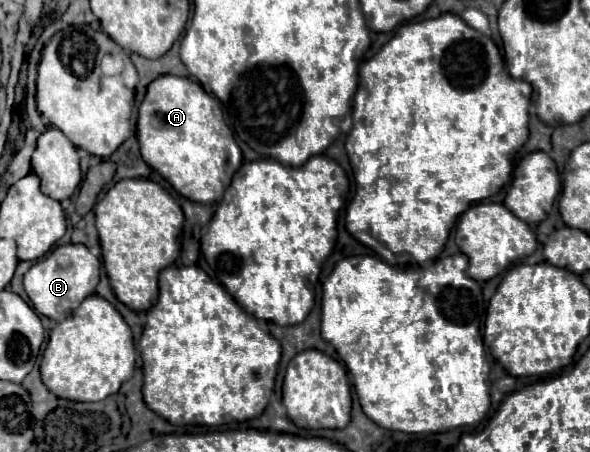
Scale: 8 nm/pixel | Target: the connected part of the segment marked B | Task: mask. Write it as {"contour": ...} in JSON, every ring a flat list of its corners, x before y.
{"contour":[[63,244,63,246,57,246,43,260,35,262,25,272,23,286,25,286,25,292,27,292,33,308,39,314,43,314,55,322,61,322,87,296,91,296,95,292,95,286,99,284,99,270,101,270,101,262,83,244]]}

